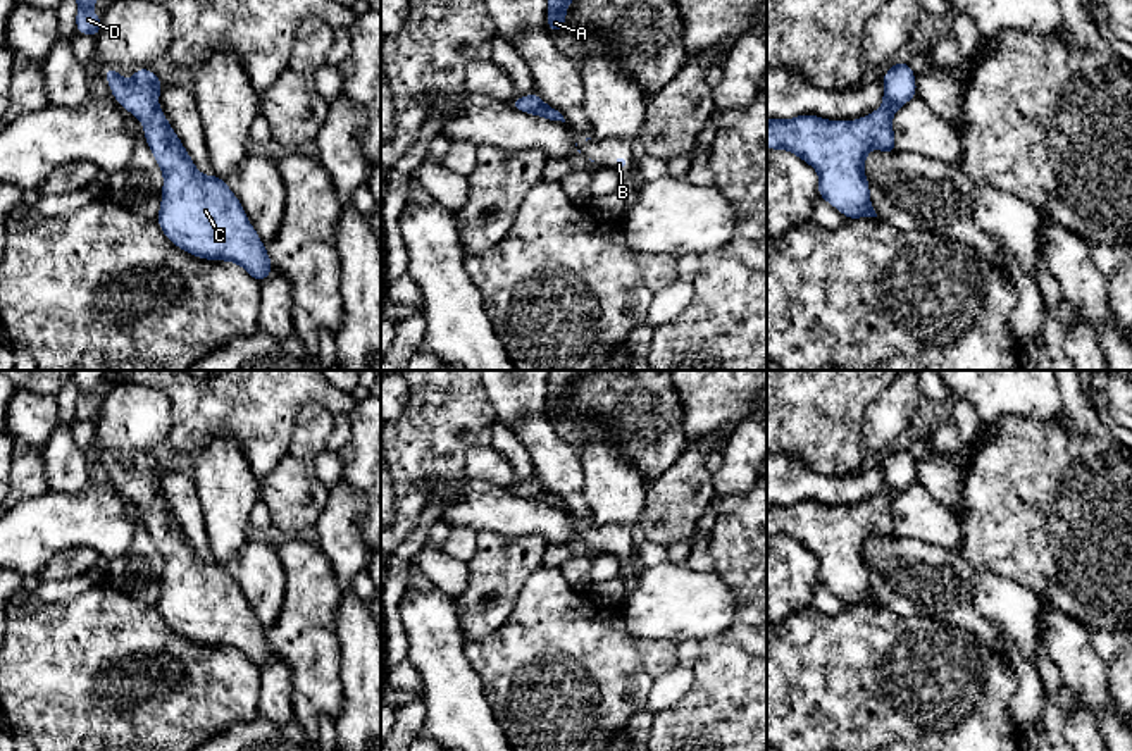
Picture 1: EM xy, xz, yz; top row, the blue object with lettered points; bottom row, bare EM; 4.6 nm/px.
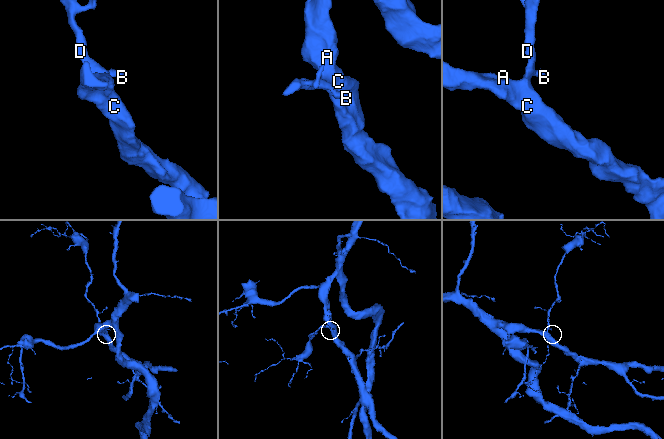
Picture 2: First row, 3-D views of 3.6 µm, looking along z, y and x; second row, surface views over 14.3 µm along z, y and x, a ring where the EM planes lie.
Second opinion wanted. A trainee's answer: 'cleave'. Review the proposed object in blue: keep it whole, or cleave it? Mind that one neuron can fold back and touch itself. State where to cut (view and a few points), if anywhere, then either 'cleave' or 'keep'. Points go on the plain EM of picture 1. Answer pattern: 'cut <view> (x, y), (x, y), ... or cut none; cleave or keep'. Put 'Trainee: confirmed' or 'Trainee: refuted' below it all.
cut none; keep
Trainee: refuted

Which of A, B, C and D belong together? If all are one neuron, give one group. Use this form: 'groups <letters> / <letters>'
groups A B C D

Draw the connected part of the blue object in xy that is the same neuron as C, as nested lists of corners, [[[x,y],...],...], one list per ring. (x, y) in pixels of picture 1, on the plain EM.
[[[105,453],[103,462],[119,491],[140,505],[146,531],[164,560],[155,608],[167,625],[198,644],[234,648],[257,668],[269,663],[272,648],[239,586],[224,565],[198,558],[160,496],[164,469],[150,453],[136,455],[131,467],[124,467],[112,453]]]

